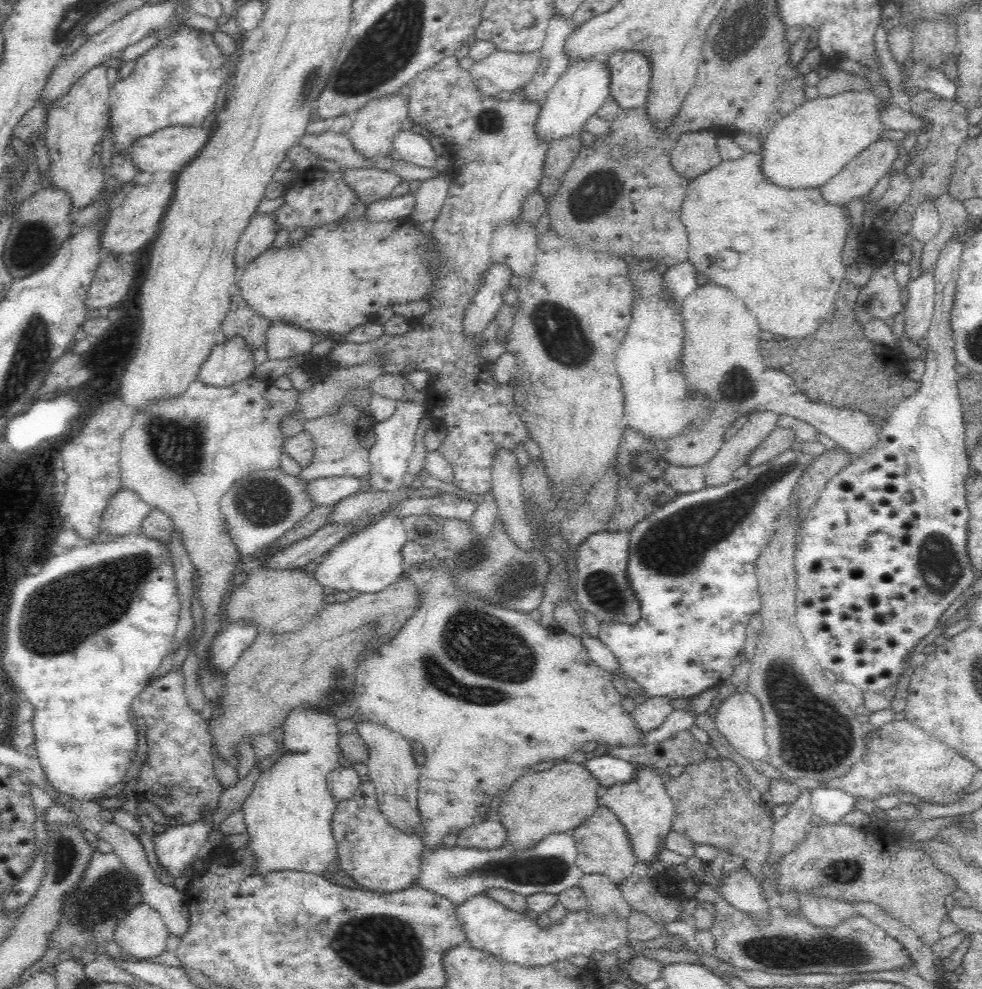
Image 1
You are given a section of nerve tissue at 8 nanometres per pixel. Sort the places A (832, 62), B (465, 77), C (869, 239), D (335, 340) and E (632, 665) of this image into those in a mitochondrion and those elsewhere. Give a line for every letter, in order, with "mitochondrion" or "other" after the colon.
A: other
B: other
C: other
D: other
E: other

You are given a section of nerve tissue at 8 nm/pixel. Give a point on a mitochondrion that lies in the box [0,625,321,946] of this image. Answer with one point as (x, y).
(64, 858)

